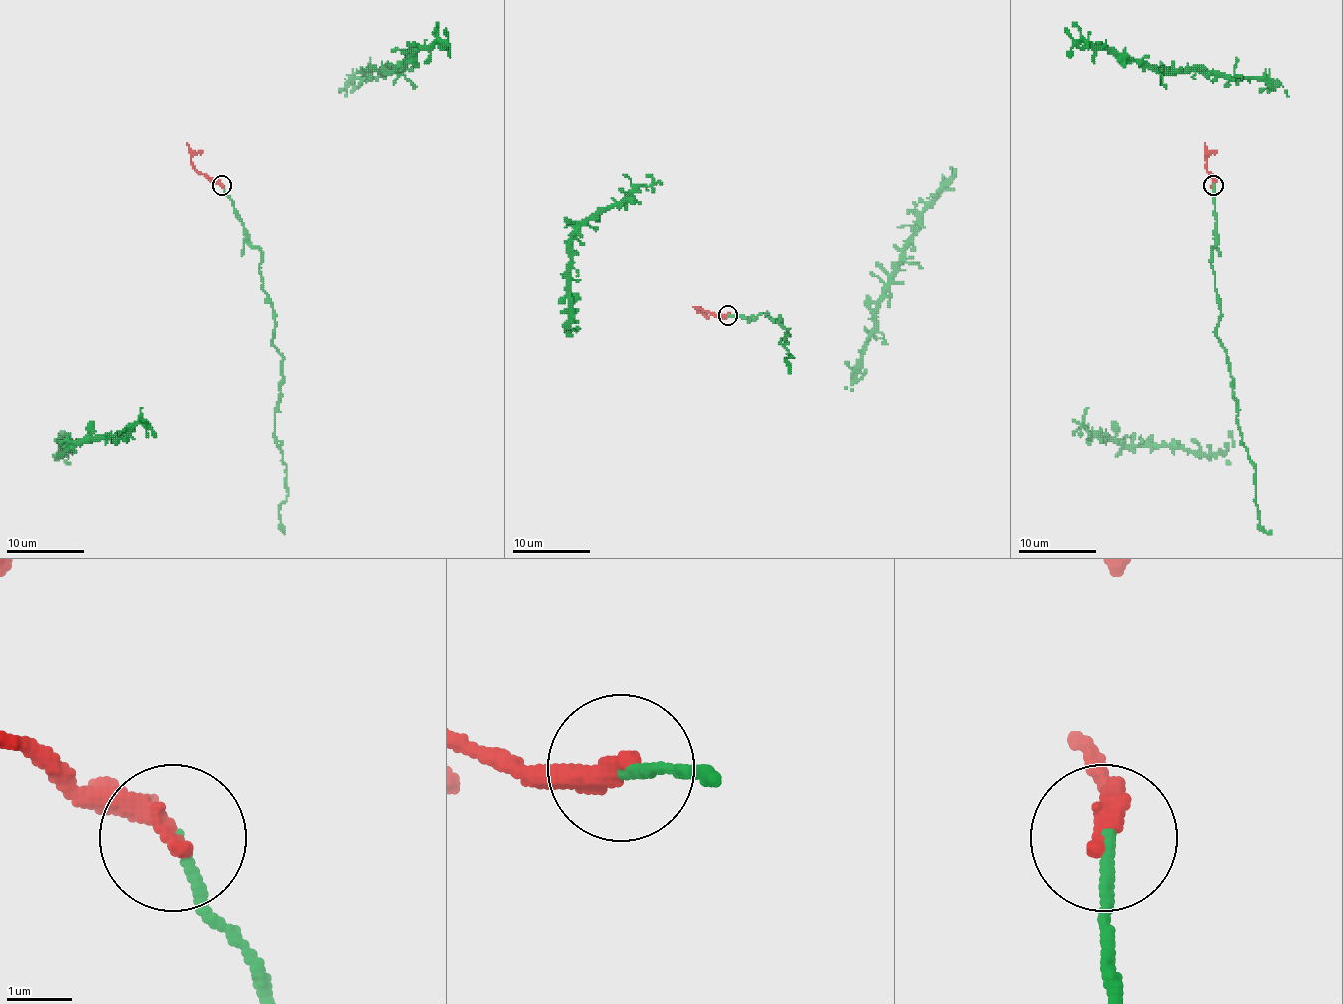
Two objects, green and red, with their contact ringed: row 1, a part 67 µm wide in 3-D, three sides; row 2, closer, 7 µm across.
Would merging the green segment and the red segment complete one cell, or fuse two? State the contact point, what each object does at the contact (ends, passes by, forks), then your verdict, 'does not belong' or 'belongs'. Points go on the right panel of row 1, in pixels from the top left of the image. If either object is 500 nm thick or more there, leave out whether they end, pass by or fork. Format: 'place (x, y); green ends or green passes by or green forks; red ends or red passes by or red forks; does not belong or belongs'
place (1213, 185); green ends; red ends; belongs

